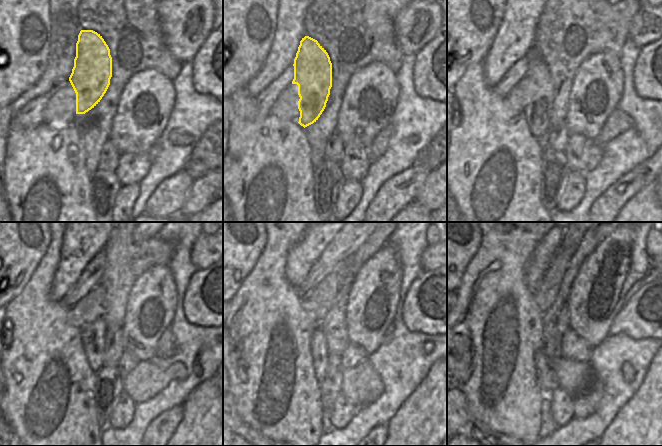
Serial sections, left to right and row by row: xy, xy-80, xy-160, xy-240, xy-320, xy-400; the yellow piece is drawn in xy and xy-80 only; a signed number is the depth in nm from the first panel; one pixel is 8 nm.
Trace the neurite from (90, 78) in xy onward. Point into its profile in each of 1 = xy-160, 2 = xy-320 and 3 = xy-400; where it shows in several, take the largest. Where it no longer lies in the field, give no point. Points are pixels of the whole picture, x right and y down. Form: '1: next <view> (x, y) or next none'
1: next xy-160 (538, 112)
2: next xy-320 (318, 348)
3: next xy-400 (544, 372)

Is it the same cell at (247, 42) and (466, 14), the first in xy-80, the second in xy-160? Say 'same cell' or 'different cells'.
same cell

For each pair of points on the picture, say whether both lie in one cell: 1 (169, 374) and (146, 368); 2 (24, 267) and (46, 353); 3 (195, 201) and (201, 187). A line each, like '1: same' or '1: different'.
1: same
2: different
3: same

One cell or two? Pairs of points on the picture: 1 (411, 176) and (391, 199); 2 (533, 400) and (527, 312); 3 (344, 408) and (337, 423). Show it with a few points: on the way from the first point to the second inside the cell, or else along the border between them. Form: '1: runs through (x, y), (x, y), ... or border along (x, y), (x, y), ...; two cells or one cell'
1: runs through (404, 181), (397, 185), (397, 192); one cell
2: runs through (524, 378), (524, 334); one cell
3: runs through (342, 412), (339, 419); one cell

